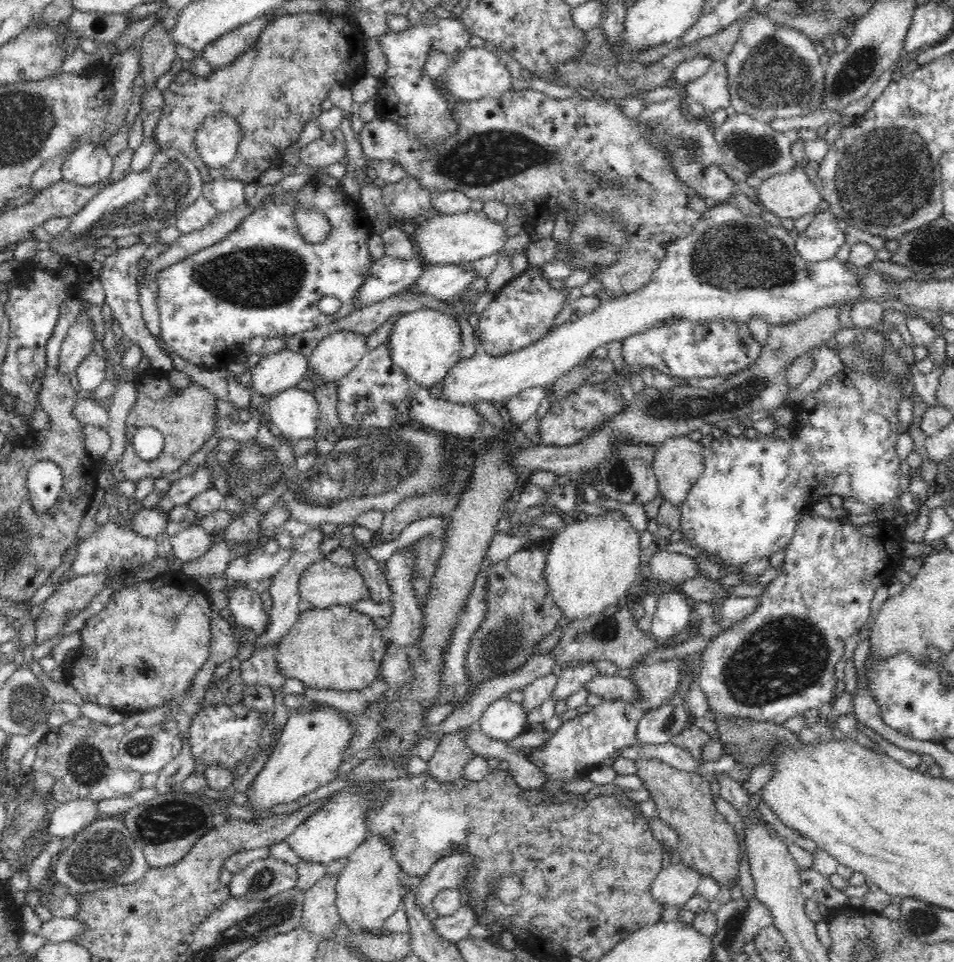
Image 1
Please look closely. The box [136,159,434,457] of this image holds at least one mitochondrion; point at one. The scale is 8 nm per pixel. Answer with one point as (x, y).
(268, 276)

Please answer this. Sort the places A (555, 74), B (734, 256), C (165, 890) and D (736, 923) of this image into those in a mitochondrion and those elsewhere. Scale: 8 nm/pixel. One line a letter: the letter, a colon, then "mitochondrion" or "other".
A: other
B: mitochondrion
C: other
D: mitochondrion

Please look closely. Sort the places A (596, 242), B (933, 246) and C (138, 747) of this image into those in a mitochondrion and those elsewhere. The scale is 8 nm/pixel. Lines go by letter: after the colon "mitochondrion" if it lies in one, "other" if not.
A: mitochondrion
B: mitochondrion
C: mitochondrion

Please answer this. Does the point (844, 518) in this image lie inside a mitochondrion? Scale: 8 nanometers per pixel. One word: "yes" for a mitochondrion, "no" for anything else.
no

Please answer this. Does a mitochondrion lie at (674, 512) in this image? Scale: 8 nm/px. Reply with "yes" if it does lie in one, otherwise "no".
no

